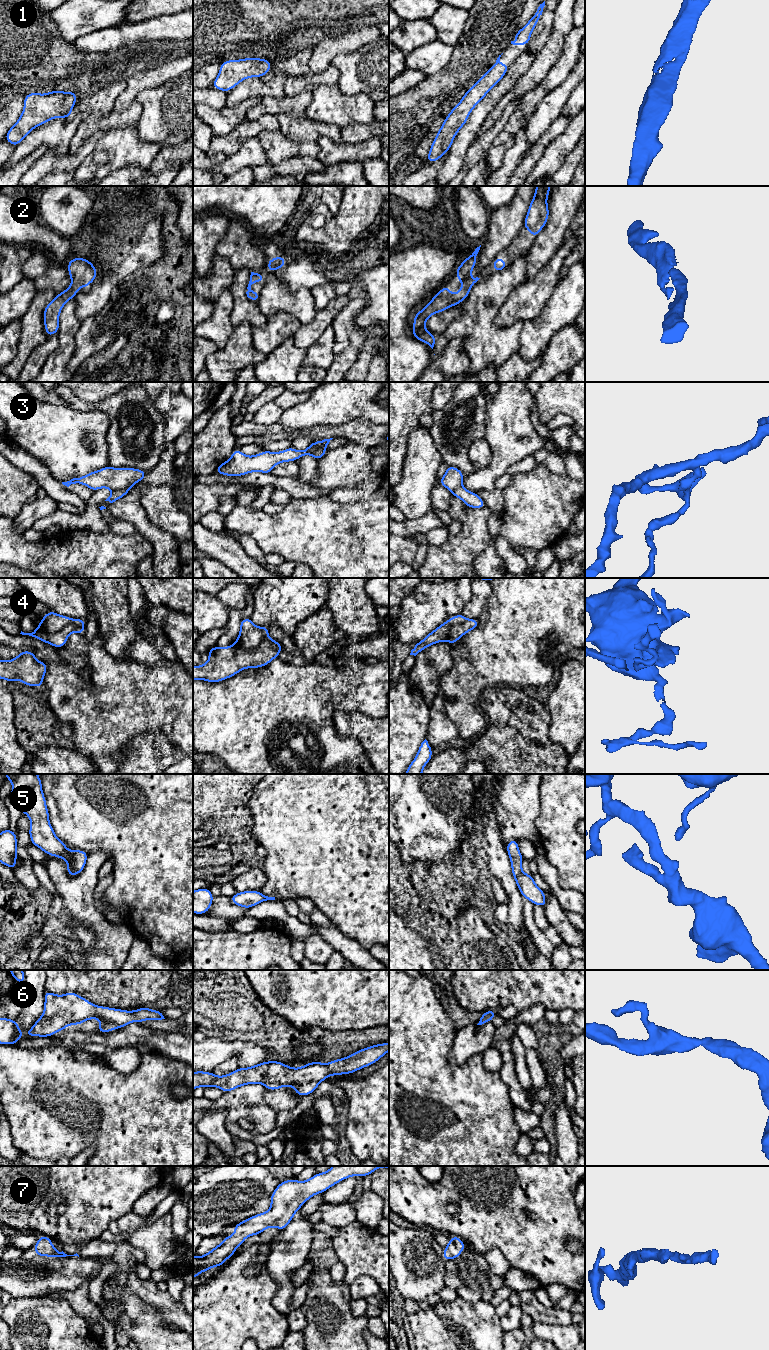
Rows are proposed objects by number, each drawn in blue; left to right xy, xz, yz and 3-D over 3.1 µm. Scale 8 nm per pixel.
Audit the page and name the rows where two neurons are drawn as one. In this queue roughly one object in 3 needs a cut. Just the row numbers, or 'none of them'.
3, 4

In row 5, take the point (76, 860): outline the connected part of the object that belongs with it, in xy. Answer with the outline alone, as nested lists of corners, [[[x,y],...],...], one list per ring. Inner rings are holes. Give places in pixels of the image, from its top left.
[[[5,774],[12,782],[10,798],[30,818],[29,835],[33,845],[45,854],[65,859],[70,877],[85,868],[88,853],[83,850],[69,850],[54,833],[49,821],[49,811],[38,774]]]

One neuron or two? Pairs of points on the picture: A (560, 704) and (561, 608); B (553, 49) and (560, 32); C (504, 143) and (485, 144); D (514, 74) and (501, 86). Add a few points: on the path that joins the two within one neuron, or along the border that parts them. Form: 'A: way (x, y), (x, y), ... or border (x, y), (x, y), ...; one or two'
A: border (566, 657), (560, 663); two
B: way (554, 45), (557, 36); one
C: border (505, 124), (485, 157); two
D: way (511, 77), (504, 84); one

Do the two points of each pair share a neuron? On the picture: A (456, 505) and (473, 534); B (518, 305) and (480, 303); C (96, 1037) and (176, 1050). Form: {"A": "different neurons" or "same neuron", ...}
{"A": "different neurons", "B": "different neurons", "C": "same neuron"}

